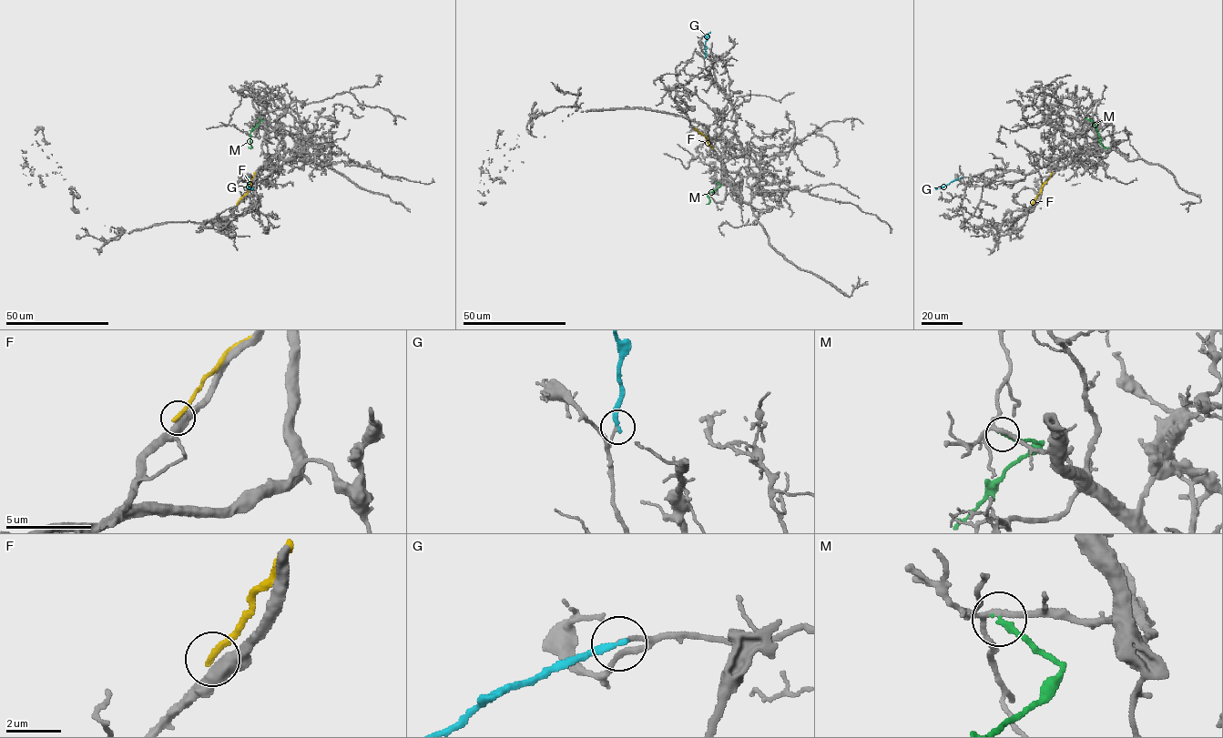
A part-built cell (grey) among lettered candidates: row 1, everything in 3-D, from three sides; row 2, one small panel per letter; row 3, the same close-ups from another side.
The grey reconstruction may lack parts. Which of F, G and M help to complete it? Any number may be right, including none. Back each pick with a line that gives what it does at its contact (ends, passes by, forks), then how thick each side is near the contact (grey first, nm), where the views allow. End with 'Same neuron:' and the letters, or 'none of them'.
Same neuron: none of them

